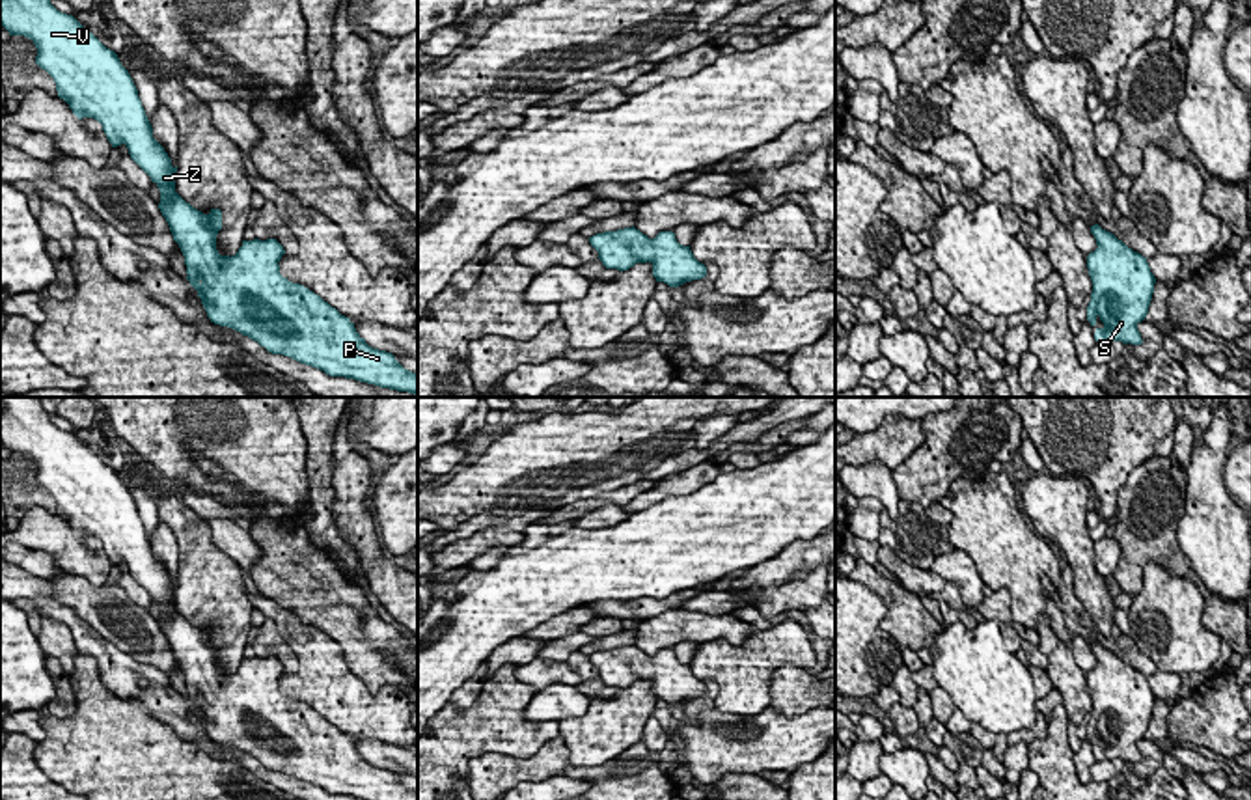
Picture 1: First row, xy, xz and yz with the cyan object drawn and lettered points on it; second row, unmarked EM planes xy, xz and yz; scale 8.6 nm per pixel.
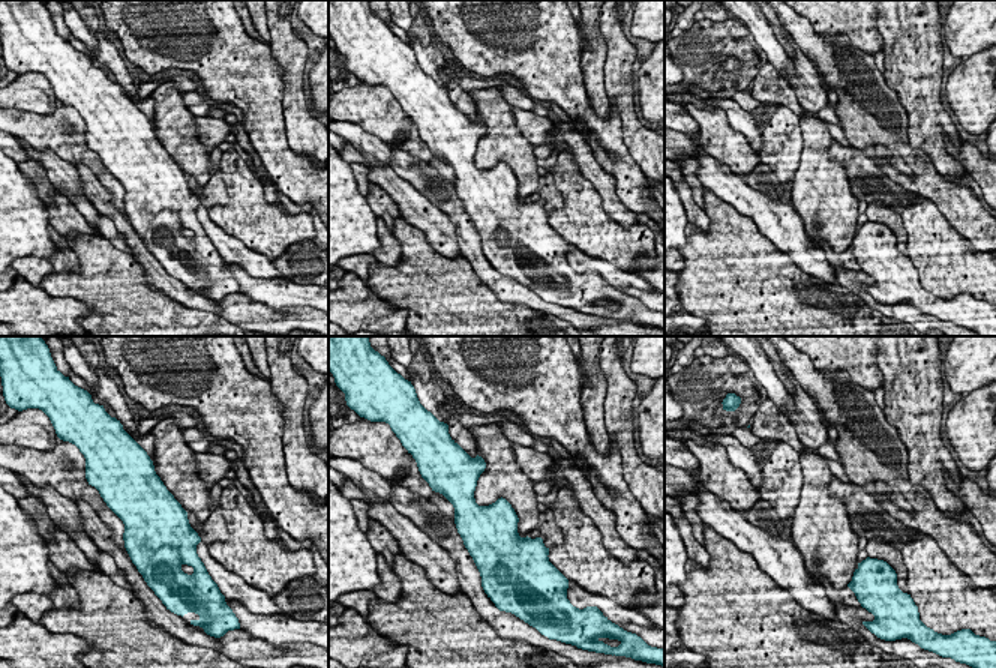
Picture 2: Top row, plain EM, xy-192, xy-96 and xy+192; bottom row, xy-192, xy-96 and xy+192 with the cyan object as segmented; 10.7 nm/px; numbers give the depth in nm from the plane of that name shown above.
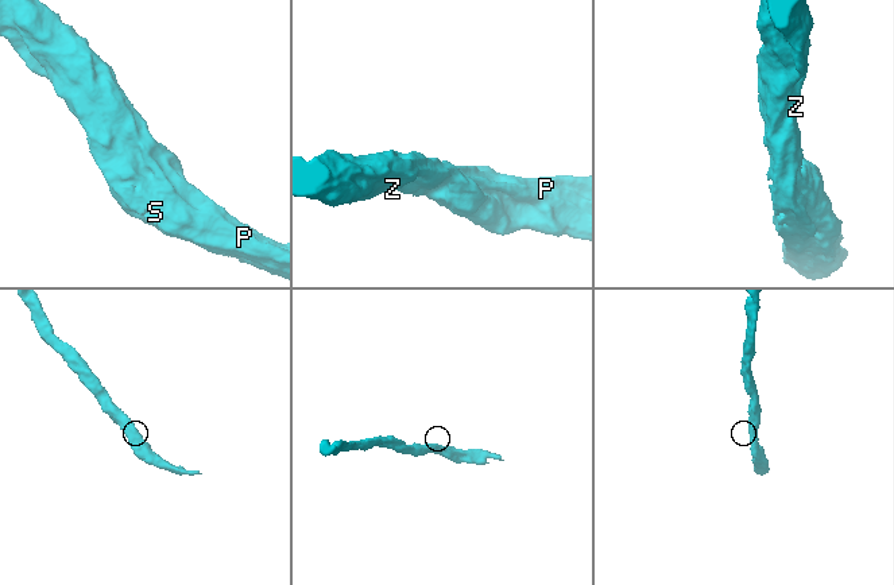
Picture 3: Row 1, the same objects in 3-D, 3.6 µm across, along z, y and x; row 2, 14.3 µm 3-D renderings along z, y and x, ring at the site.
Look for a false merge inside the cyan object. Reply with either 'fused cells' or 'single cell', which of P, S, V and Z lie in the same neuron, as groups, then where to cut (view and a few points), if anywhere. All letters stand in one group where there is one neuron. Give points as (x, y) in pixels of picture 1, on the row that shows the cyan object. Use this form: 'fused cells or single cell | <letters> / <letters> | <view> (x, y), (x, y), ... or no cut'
single cell | P S V Z | no cut

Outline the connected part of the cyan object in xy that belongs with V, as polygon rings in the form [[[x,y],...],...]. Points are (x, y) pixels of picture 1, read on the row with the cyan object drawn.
[[[0,0],[0,24],[34,41],[35,63],[54,78],[58,97],[78,119],[97,119],[112,147],[125,144],[158,186],[158,209],[211,323],[330,377],[418,395],[418,373],[369,347],[349,317],[280,274],[285,250],[276,239],[242,241],[231,257],[218,254],[222,211],[203,214],[175,192],[177,166],[153,138],[138,90],[114,50],[50,0]]]

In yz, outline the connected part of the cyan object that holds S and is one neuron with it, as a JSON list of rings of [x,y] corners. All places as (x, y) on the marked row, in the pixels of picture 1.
[[[1098,224],[1091,226],[1096,250],[1087,255],[1093,282],[1087,321],[1091,326],[1100,319],[1094,339],[1141,345],[1137,324],[1145,321],[1154,293],[1156,278],[1147,257],[1128,248],[1113,233]]]

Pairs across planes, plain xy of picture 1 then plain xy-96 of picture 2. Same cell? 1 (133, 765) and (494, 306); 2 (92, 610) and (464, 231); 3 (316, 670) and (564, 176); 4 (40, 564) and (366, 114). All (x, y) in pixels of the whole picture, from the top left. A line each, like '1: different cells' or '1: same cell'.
1: same cell
2: same cell
3: same cell
4: different cells

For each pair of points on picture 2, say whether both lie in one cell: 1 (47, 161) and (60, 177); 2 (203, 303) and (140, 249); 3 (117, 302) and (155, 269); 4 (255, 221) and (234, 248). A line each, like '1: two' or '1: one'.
1: one
2: one
3: two
4: two

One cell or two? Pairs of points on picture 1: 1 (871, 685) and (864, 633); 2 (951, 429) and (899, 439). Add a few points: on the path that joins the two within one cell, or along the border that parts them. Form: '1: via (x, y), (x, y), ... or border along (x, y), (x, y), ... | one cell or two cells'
1: via (862, 672), (862, 646) | one cell
2: border along (921, 420), (925, 439), (895, 467) | two cells

